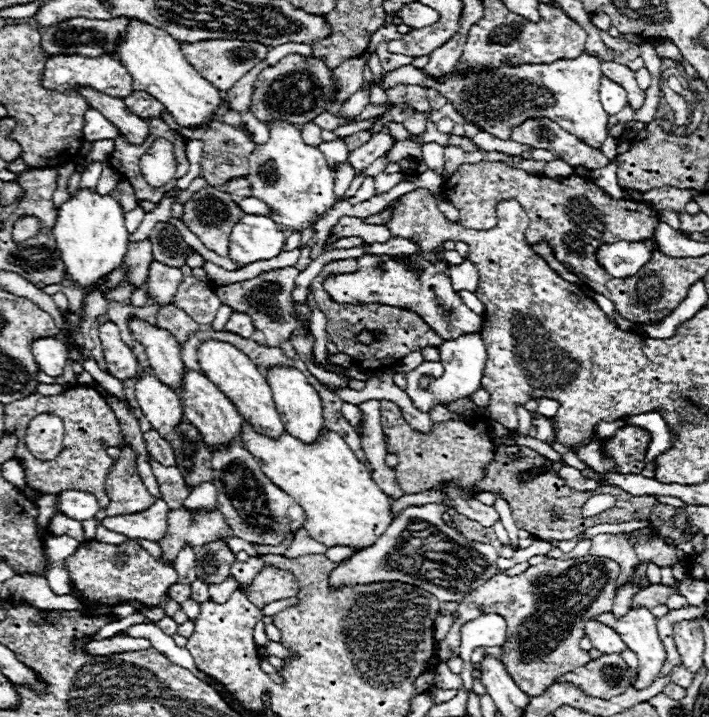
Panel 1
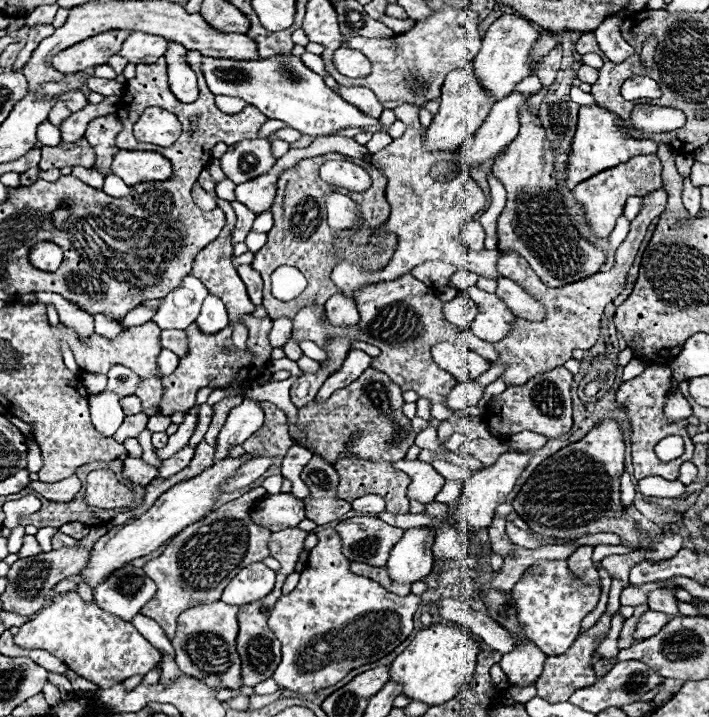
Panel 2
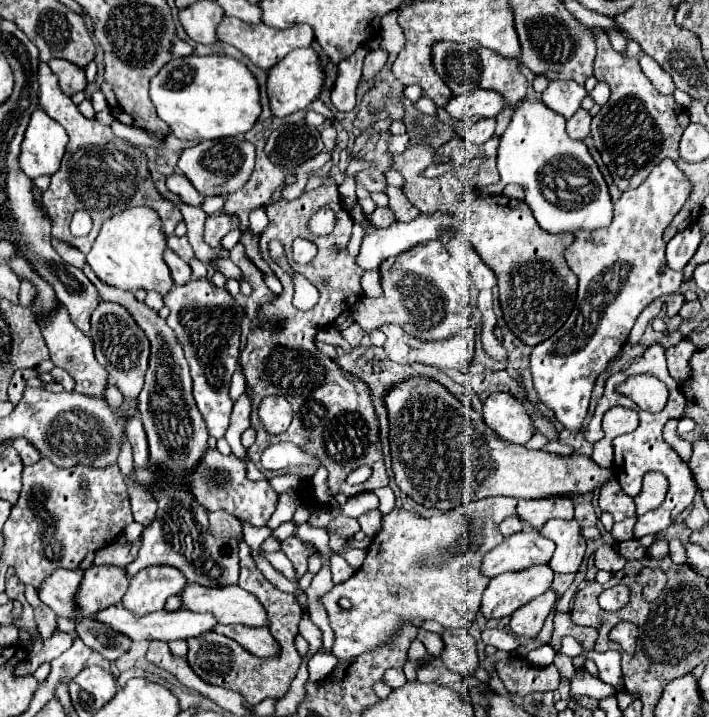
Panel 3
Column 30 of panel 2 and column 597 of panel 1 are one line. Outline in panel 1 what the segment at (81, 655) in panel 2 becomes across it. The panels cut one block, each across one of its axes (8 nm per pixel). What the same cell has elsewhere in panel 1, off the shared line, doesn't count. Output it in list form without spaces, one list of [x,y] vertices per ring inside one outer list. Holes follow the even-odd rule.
[[[596,618],[584,624],[584,634],[590,638],[592,646],[598,648],[602,654],[620,654],[622,650],[626,650],[626,644],[622,642],[620,634],[616,634],[616,630],[598,622]]]

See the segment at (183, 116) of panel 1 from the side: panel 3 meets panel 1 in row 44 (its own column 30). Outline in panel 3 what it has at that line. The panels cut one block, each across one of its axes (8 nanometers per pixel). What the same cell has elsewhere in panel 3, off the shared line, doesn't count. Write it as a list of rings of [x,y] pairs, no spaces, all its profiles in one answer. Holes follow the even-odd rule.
[[[34,110],[22,140],[20,168],[32,180],[44,174],[52,176],[60,166],[66,142],[64,128],[48,118],[44,110]]]

